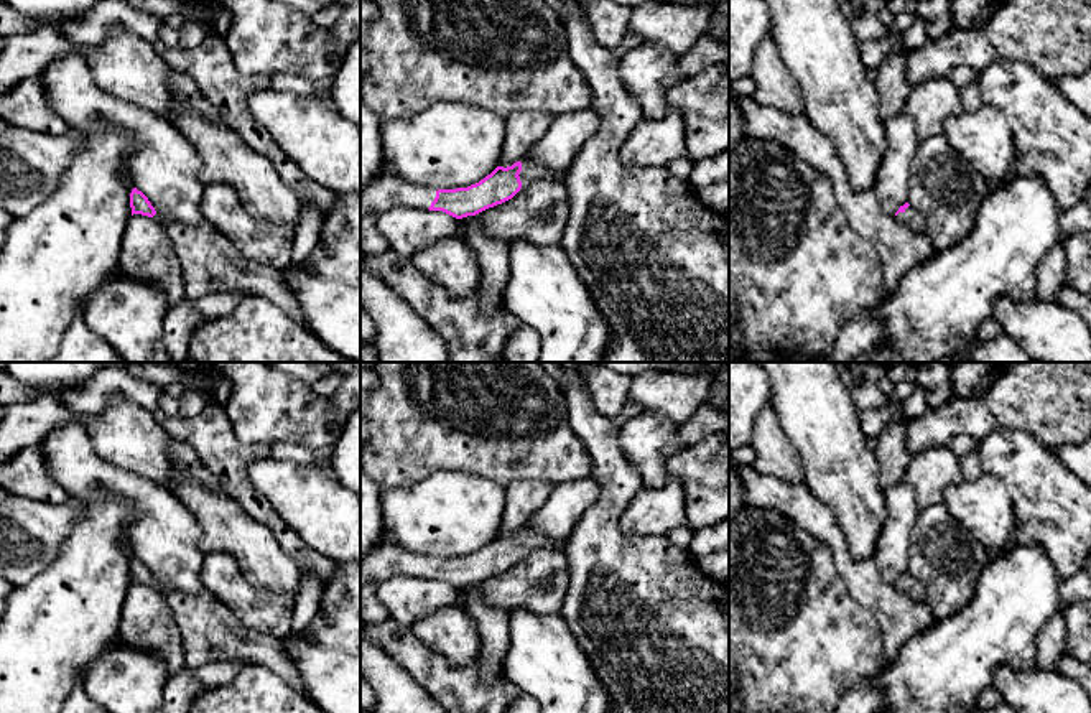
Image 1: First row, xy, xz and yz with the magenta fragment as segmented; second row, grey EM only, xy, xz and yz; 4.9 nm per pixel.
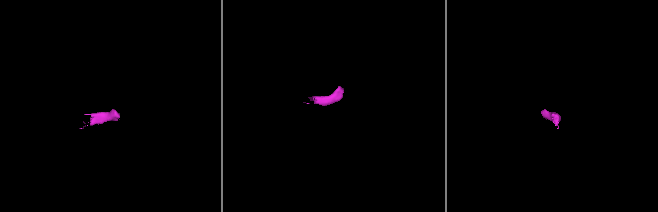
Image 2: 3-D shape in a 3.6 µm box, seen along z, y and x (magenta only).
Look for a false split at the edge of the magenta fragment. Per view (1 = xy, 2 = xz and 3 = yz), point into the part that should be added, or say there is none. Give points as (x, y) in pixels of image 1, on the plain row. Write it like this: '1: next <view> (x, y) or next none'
1: next xy (209, 631)
2: next xz (385, 560)
3: next yz (914, 588)

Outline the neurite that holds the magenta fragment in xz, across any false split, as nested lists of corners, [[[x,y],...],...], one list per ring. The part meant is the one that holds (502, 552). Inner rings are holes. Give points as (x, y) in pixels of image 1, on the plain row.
[[[523,529],[507,537],[497,535],[479,552],[456,558],[433,558],[380,542],[360,562],[360,586],[367,581],[380,583],[392,576],[413,575],[443,580],[456,588],[462,588],[512,568],[522,557],[533,550],[563,550],[566,542],[568,537],[553,540]]]

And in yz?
[[[908,571],[898,576],[895,581],[895,586],[908,594],[913,601],[925,601],[926,599],[926,591],[925,586],[915,580]]]

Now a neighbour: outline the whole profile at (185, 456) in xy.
[[[171,440],[169,451],[173,453],[174,461],[179,469],[186,469],[186,468],[193,466],[194,463],[197,463],[197,456],[196,456],[194,450],[186,443]]]

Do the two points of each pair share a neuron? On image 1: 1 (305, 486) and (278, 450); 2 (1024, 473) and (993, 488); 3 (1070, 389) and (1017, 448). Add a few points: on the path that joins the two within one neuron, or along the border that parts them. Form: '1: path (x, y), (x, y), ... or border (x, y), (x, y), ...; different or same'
1: border (270, 455), (280, 460), (315, 465); different
2: border (983, 471), (996, 475), (1004, 483), (1017, 517); different
3: border (989, 433), (998, 428), (1021, 428), (1050, 448); different

